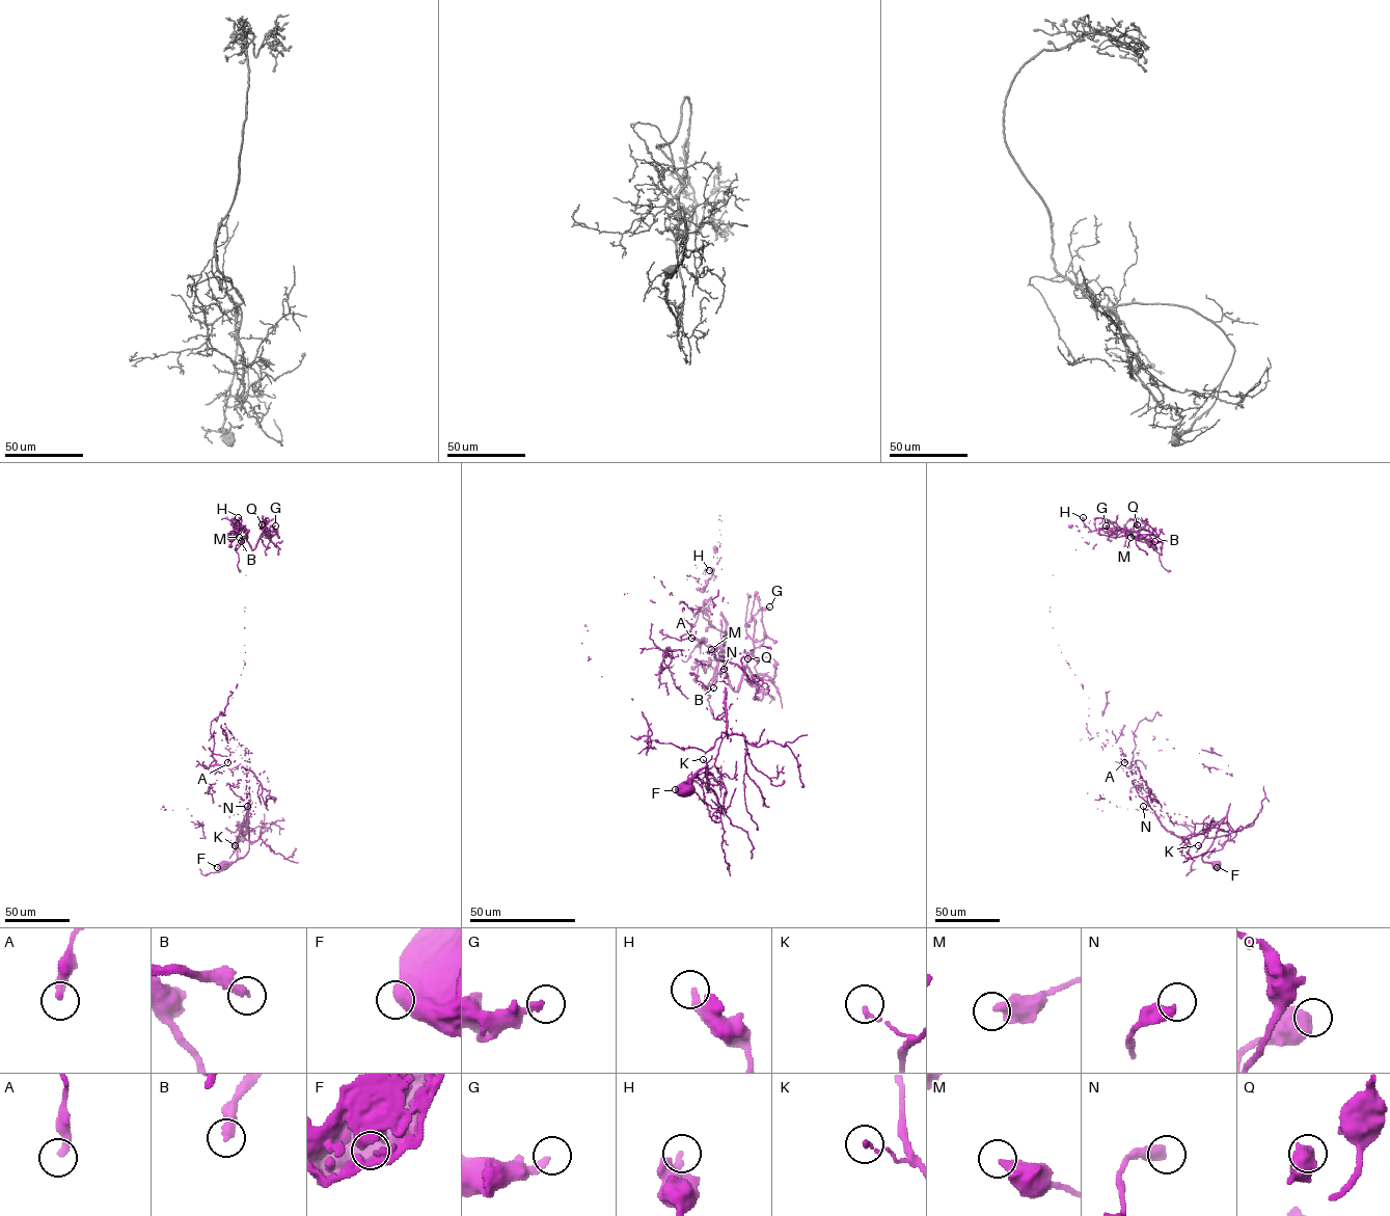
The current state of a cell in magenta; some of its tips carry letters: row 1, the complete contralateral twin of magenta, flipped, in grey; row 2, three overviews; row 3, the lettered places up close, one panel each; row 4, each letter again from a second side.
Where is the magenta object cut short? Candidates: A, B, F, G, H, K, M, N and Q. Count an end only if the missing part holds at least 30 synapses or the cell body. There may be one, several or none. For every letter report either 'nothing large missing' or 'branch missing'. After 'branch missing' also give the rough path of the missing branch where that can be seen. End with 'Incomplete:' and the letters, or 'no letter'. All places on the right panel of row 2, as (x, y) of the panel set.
A: nothing large missing
B: branch missing | (1154, 541), (1139, 546)
F: nothing large missing
G: nothing large missing
H: nothing large missing
K: nothing large missing
M: nothing large missing
N: nothing large missing
Q: nothing large missing
Incomplete: B

